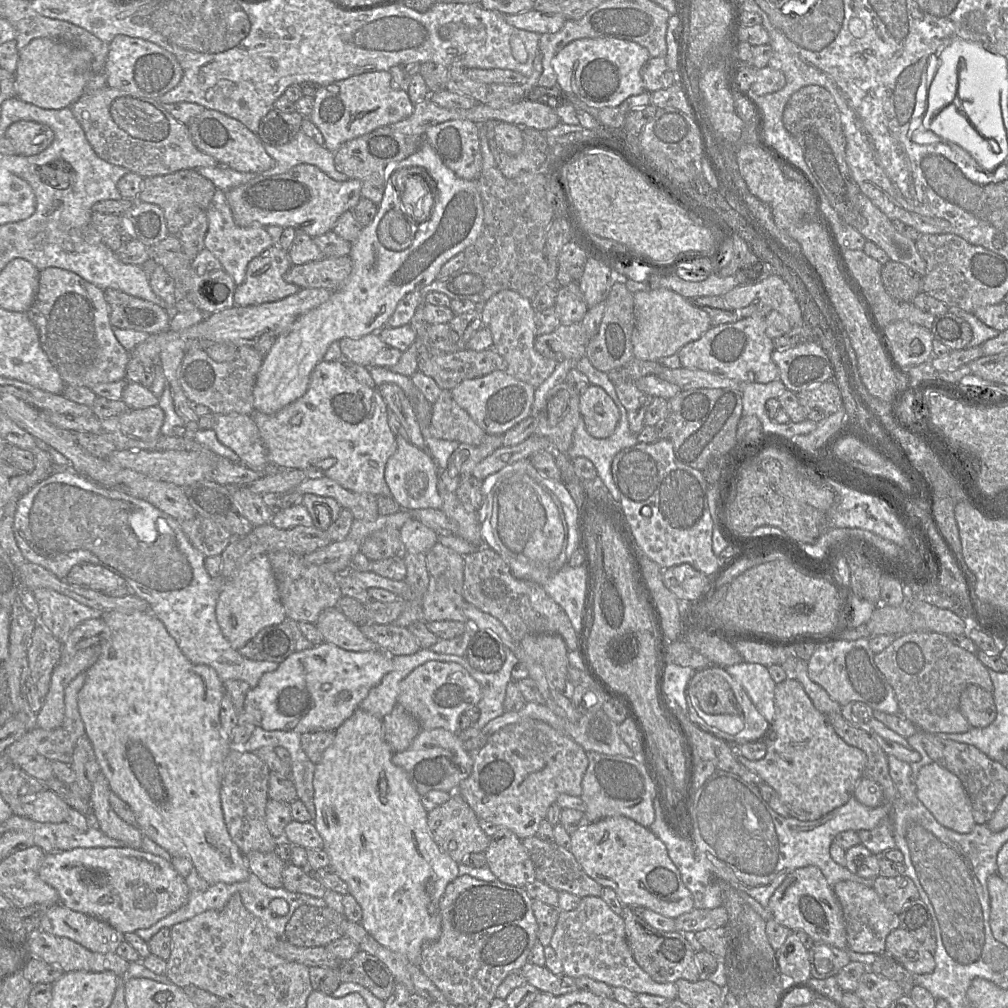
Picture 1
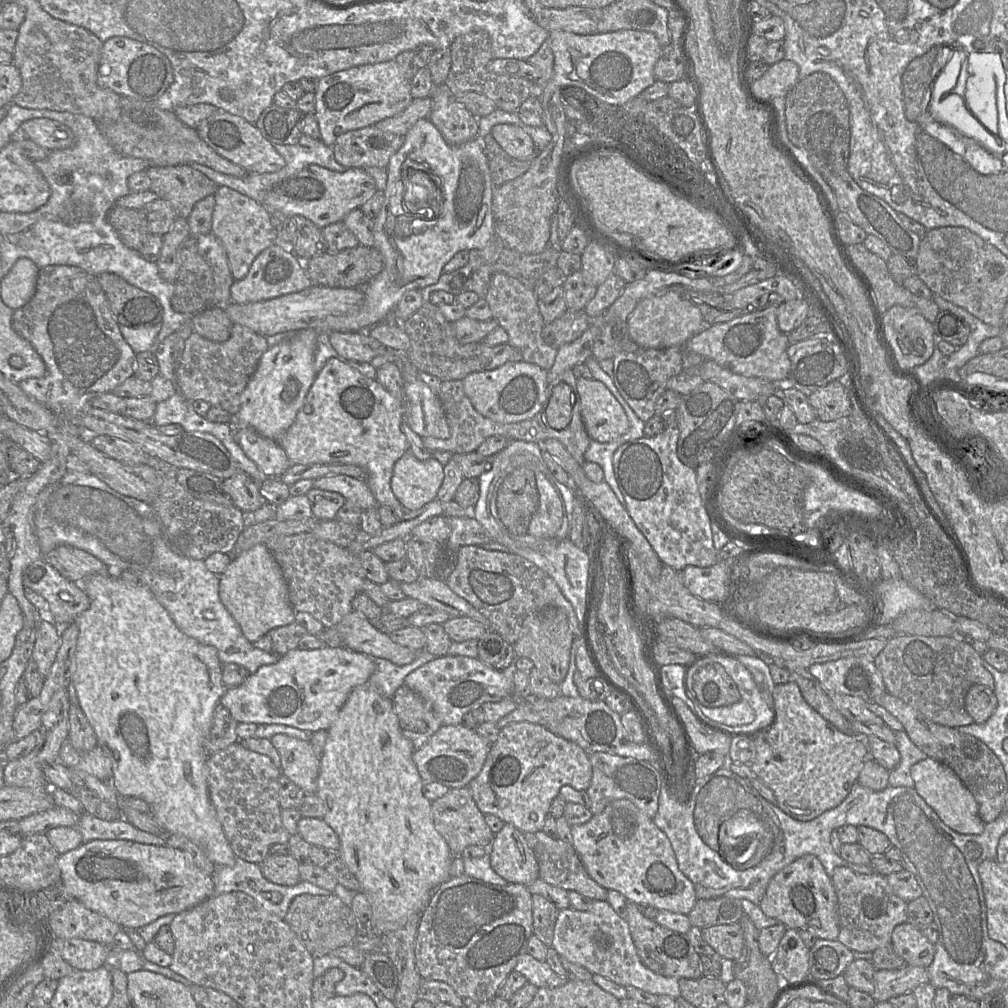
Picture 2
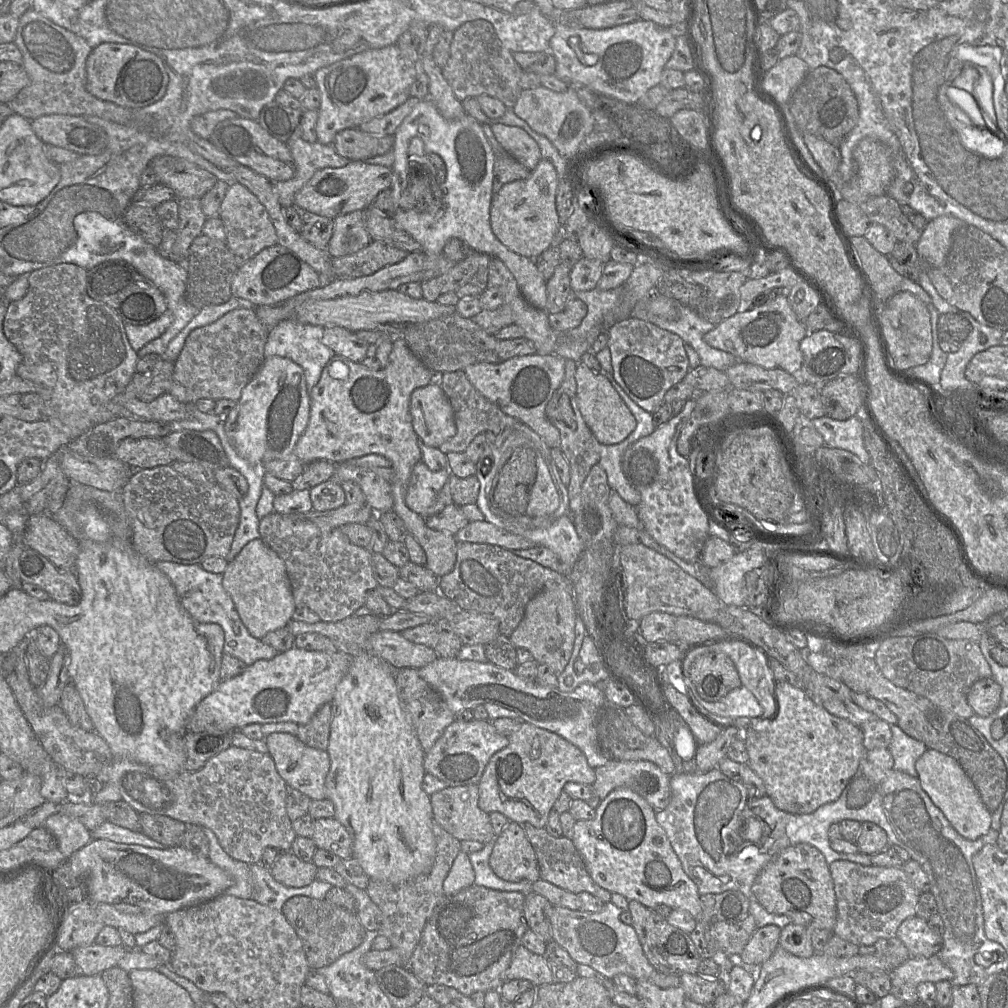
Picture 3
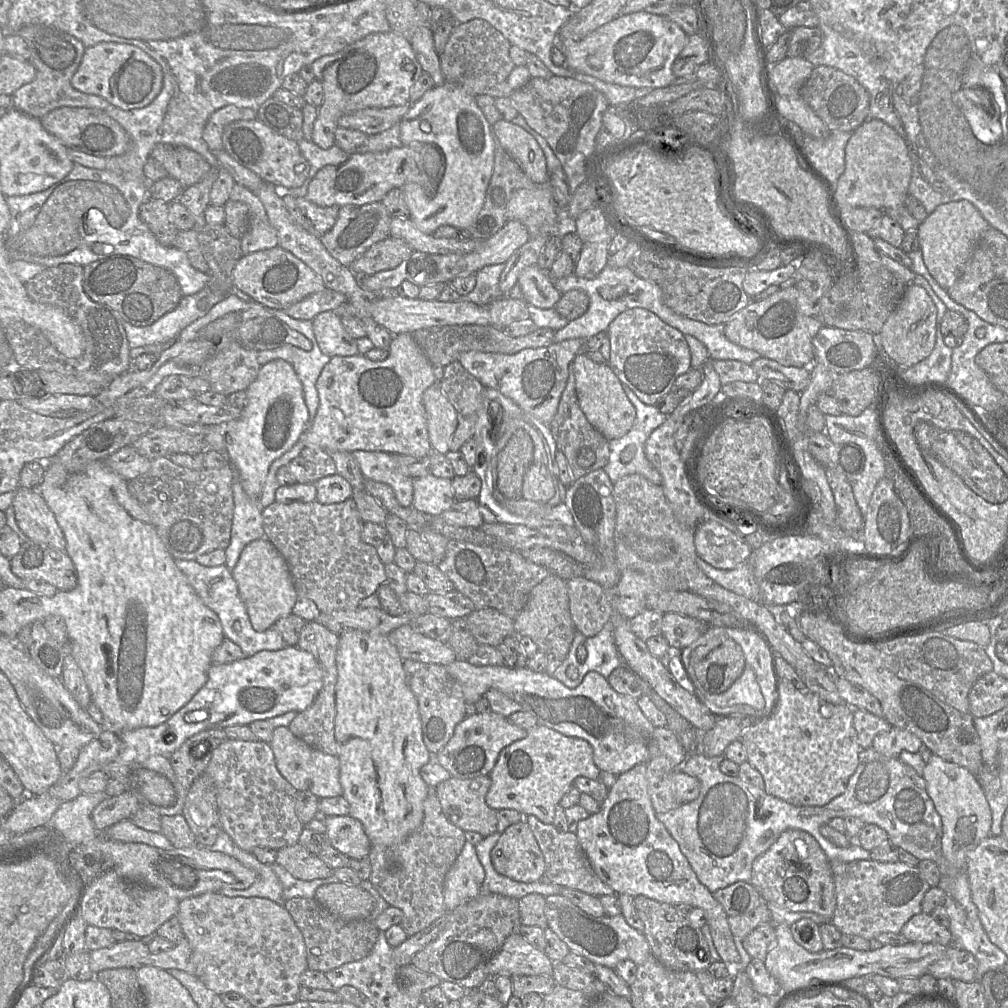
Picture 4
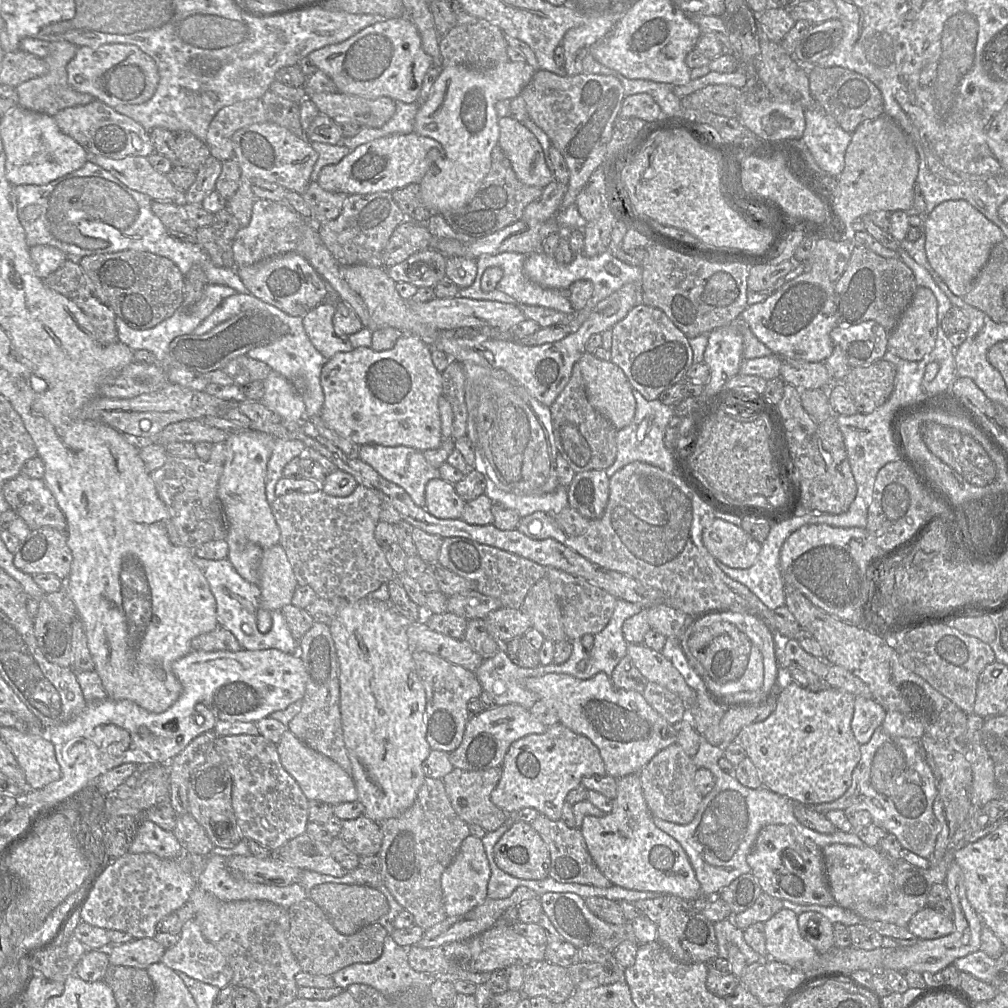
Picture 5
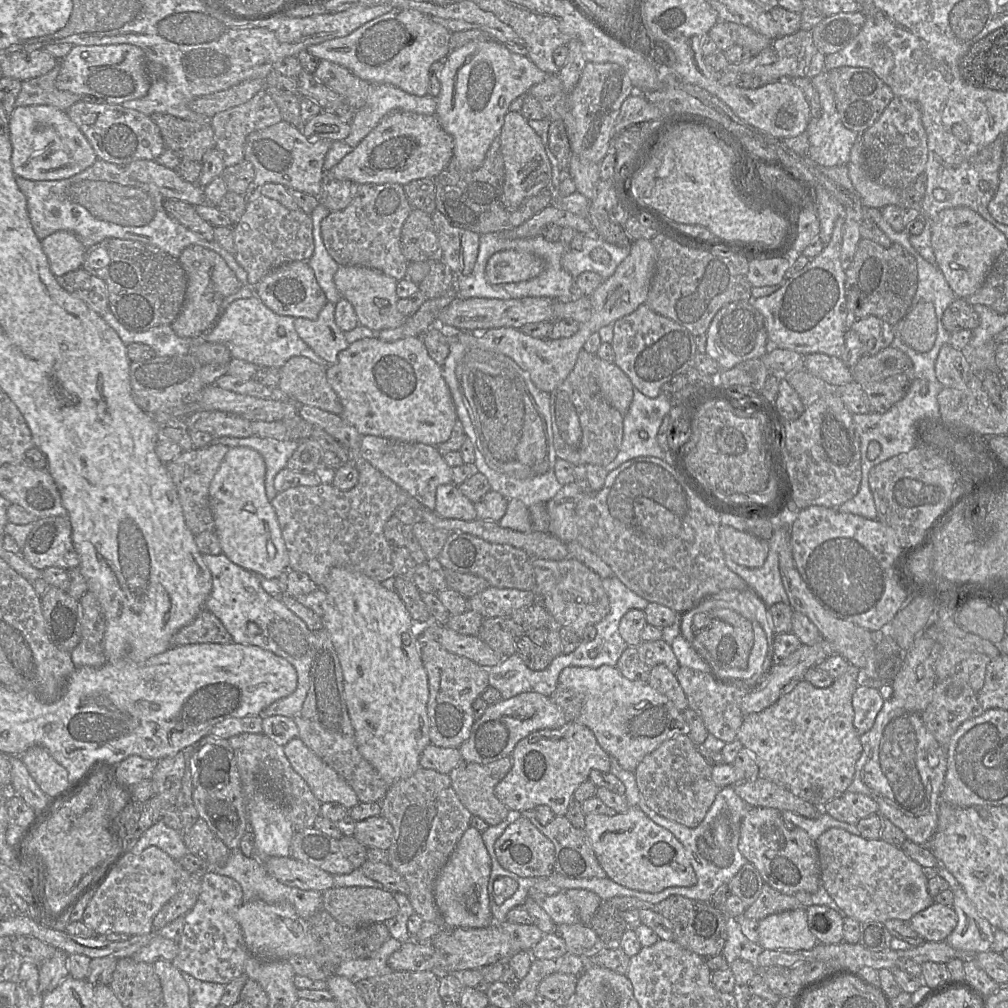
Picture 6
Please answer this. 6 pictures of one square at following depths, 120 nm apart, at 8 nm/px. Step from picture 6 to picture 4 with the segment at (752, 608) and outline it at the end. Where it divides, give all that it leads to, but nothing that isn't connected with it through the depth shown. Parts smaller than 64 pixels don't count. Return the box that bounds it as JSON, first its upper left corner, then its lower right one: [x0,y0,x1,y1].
[691,627,777,714]

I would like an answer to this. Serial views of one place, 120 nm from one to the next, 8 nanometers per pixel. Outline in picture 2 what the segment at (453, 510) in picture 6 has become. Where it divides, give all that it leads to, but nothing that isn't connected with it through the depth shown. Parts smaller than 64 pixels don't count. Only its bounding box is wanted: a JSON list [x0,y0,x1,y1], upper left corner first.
[391,449,444,511]

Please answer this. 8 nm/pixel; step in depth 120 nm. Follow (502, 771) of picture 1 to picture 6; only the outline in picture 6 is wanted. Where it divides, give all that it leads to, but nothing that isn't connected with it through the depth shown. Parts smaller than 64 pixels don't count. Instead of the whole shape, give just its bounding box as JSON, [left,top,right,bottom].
[495,721,610,816]

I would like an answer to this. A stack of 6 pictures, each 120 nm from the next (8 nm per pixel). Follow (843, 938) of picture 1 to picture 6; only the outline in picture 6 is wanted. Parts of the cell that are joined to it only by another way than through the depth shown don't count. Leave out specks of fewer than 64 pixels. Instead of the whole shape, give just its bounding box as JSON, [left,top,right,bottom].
[738,807,820,894]

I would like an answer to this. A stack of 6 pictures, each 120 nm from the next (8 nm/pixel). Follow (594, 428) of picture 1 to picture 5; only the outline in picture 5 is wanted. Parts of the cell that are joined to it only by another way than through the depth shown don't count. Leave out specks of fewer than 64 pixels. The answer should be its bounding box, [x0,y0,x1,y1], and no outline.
[578,352,636,430]

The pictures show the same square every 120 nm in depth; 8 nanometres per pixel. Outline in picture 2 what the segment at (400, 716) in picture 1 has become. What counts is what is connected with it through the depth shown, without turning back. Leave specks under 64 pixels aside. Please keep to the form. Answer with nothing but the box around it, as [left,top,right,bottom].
[393,685,442,750]

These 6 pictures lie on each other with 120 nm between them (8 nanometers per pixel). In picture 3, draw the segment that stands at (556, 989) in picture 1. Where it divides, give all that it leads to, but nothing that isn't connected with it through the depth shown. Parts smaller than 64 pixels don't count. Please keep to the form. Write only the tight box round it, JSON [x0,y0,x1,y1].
[505,944,554,987]

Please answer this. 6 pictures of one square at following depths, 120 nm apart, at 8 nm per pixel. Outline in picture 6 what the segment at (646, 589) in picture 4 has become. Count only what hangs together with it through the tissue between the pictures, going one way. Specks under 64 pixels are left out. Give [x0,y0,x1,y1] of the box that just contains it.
[532,557,609,638]

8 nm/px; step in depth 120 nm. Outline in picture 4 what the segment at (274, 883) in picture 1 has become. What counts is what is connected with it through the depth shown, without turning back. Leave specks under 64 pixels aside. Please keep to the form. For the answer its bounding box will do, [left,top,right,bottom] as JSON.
[275,843,333,881]

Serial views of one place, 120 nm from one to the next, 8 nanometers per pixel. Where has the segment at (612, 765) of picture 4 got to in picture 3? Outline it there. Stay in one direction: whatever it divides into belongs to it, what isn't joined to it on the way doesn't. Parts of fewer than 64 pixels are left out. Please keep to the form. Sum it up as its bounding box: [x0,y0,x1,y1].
[418,658,613,769]

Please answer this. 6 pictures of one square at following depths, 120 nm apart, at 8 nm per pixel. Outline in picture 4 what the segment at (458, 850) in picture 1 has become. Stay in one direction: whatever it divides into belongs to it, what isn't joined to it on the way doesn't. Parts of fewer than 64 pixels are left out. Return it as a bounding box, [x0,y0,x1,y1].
[436,775,498,837]

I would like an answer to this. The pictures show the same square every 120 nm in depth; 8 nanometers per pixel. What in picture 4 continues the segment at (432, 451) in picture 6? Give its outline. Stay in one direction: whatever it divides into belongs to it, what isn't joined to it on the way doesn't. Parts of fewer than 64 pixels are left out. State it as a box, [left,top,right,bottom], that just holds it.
[352,450,414,506]

